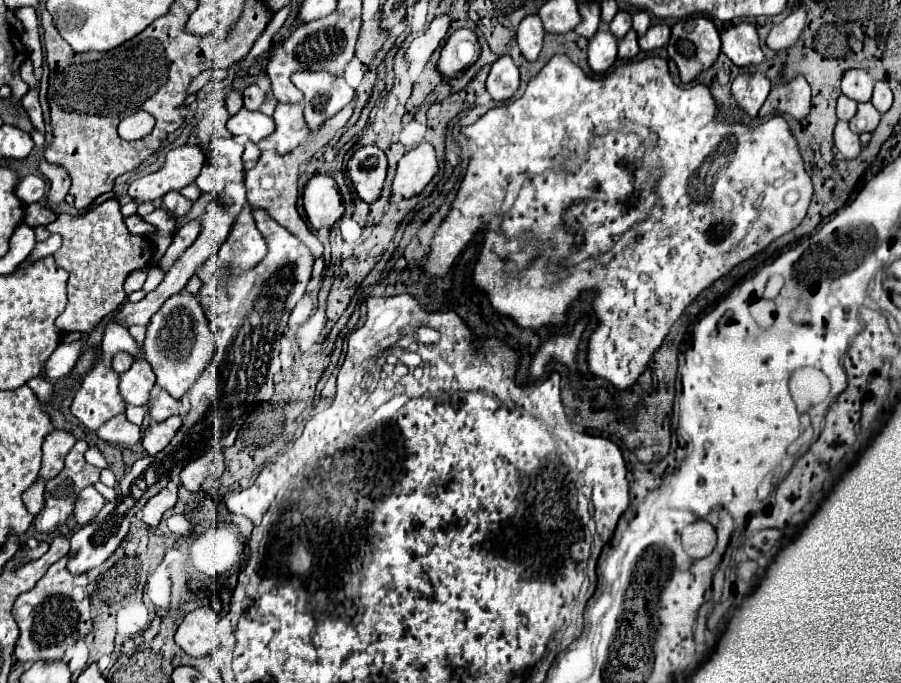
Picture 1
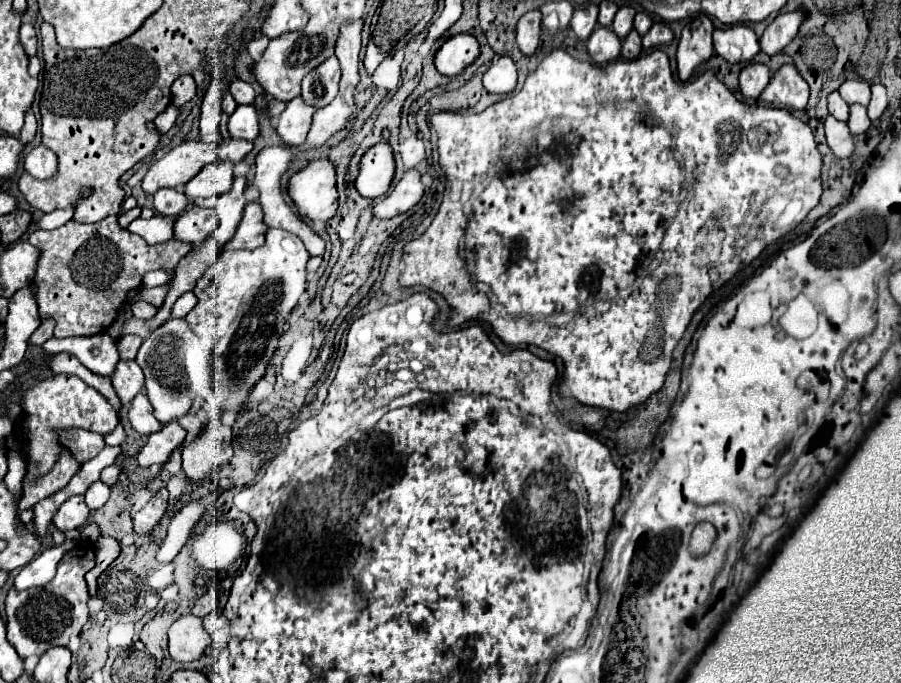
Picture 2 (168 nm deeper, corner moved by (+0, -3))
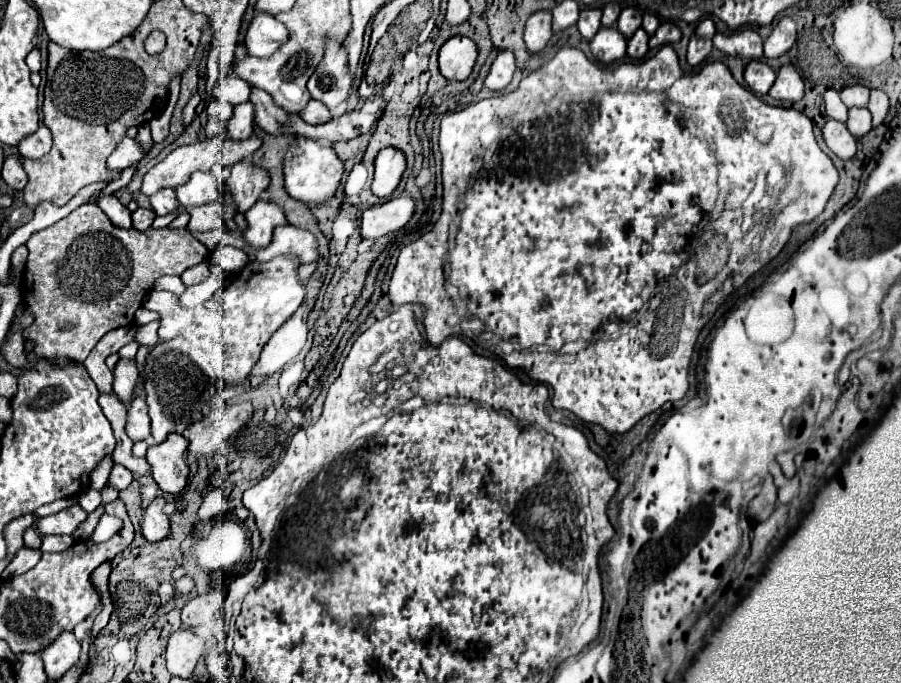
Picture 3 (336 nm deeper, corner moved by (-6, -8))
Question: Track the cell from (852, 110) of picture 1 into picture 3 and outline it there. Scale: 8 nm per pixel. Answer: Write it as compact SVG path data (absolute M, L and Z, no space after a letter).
M827 90L825 92L825 106L827 106L827 116L829 118L835 118L839 122L847 122L849 108L841 102L837 90Z

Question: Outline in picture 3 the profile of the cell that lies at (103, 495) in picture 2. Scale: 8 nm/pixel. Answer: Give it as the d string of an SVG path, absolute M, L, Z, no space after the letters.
M87 488L87 490L79 496L79 504L81 504L81 508L83 508L83 510L93 512L93 510L101 504L101 492L95 492L95 490Z

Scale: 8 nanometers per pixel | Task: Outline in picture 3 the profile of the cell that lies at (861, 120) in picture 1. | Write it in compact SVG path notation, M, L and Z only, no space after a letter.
M851 108L849 110L849 120L847 120L847 128L855 138L865 136L873 124L871 124L871 112L867 108Z

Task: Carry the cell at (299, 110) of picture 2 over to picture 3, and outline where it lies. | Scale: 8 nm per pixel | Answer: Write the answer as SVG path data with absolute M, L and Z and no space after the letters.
M309 100L309 104L301 110L301 118L309 124L323 124L331 118L331 112L327 110L327 106L323 102Z

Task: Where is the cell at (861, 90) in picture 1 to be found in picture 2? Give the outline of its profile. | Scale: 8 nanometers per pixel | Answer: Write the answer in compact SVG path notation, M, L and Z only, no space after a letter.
M845 81L839 87L839 93L849 105L853 105L853 103L867 105L869 99L871 99L871 91L869 91L869 83L867 81Z

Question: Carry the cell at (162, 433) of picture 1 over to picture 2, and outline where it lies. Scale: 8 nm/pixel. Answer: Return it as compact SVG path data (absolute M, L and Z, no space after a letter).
M169 423L161 431L153 433L147 441L147 445L139 453L139 465L151 467L151 465L163 465L169 461L171 453L185 443L187 431L179 423Z

